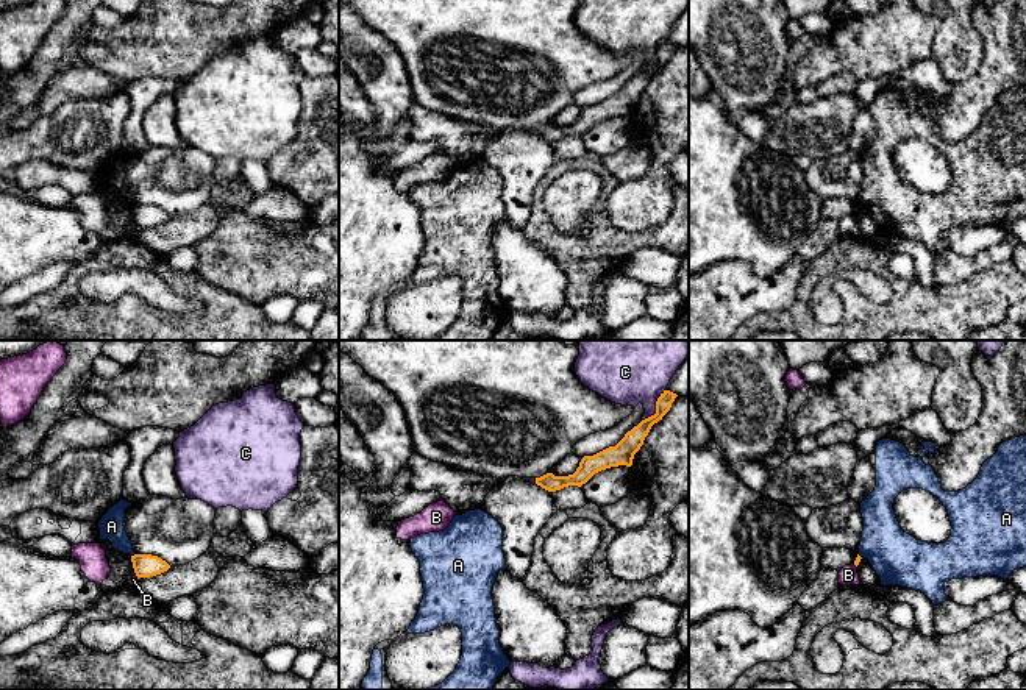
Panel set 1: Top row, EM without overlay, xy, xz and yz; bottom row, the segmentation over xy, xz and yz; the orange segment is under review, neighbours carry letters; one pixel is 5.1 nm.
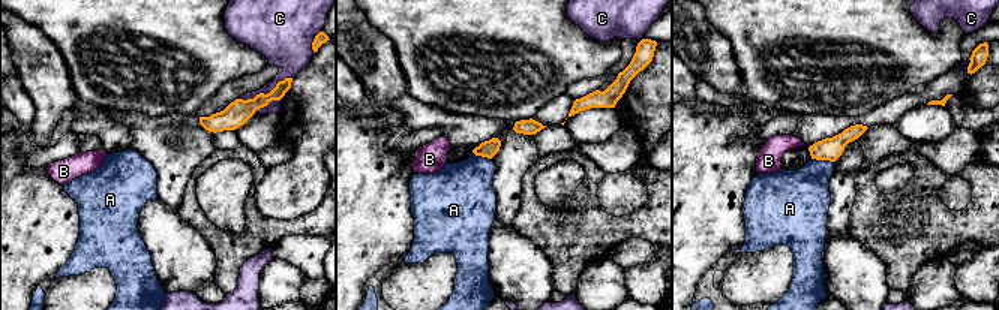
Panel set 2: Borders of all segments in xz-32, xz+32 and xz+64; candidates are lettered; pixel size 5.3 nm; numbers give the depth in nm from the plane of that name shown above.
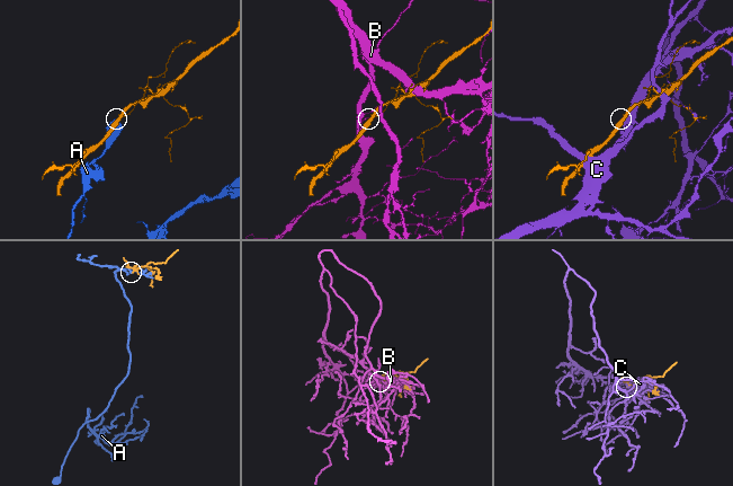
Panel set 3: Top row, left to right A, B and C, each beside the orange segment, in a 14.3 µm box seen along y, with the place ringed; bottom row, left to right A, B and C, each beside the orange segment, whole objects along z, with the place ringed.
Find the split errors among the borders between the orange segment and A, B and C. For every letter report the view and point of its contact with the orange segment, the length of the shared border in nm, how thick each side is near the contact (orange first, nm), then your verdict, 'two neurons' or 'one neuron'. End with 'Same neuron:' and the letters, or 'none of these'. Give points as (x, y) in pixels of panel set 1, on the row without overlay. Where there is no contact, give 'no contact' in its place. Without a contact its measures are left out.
A: meets orange in xy at (135, 205); contact 30 nm long; 120 nm thick on the orange side, 130 nm on the other; two neurons
B: no contact; two neurons
C: meets orange in xz at (656, 58); contact 200 nm long; 100 nm thick on the orange side, 280 nm on the other; two neurons
Same neuron: none of these

